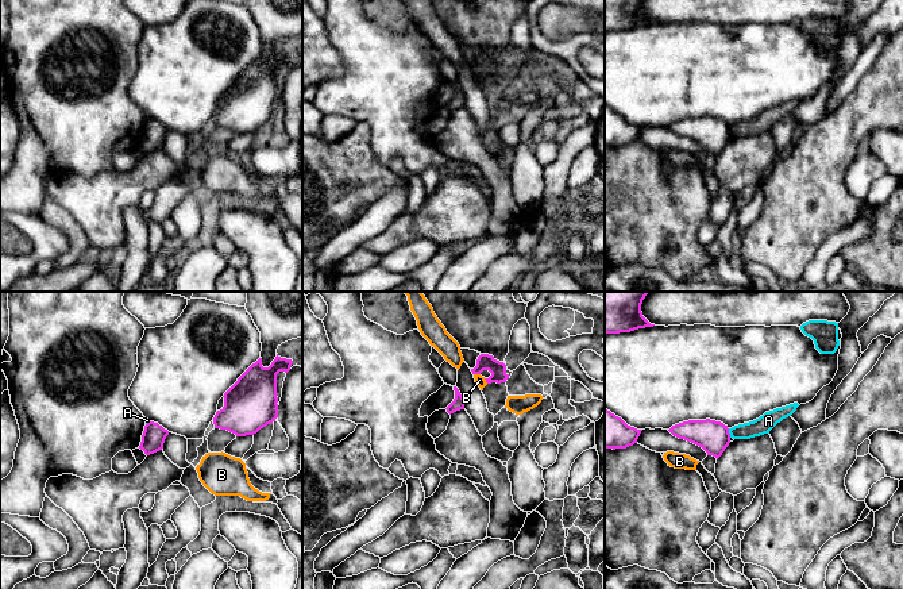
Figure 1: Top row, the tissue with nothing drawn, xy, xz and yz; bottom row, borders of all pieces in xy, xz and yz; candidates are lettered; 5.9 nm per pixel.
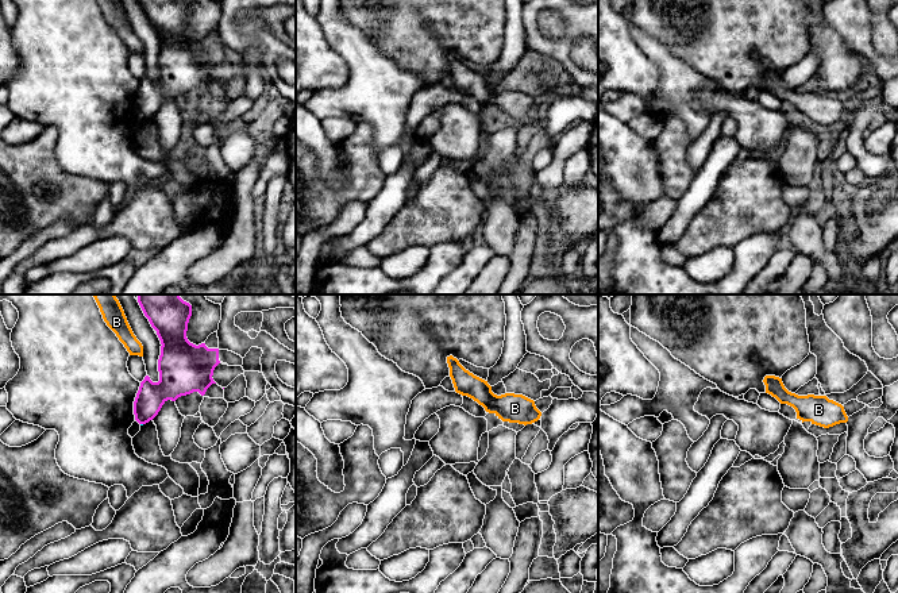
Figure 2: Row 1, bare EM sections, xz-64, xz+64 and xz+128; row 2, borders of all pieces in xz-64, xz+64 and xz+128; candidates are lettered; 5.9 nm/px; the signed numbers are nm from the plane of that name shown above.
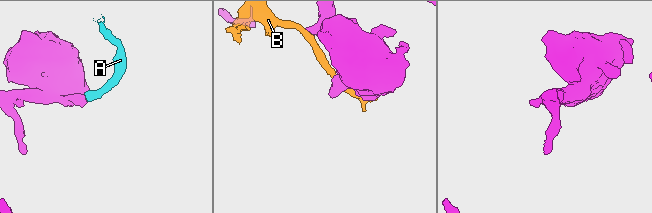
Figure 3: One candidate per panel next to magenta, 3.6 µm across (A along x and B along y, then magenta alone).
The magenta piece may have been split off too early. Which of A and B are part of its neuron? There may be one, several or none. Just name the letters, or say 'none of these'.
none of these

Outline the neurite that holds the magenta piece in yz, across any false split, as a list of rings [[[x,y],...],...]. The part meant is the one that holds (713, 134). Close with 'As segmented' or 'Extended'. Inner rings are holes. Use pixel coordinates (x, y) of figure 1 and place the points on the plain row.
[[[688,118],[668,127],[674,134],[702,145],[707,153],[717,157],[730,140],[728,123],[715,118]]]. As segmented

